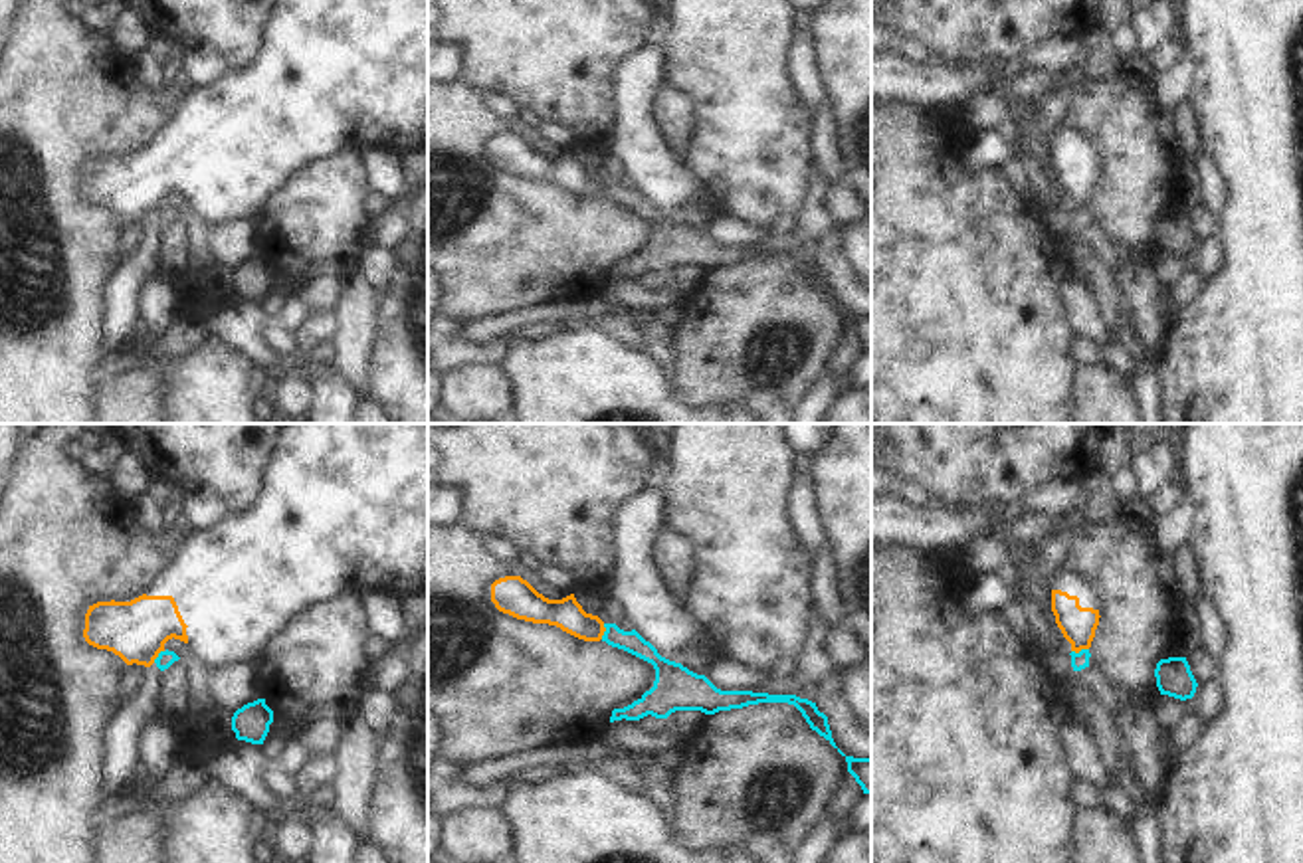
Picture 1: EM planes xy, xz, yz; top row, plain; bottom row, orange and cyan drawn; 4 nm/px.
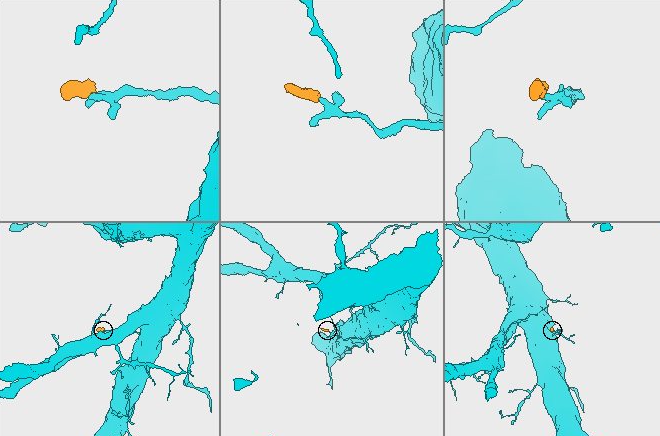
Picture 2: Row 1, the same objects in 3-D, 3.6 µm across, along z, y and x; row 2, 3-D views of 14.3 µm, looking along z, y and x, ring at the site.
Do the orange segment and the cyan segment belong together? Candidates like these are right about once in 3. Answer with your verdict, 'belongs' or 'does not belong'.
does not belong

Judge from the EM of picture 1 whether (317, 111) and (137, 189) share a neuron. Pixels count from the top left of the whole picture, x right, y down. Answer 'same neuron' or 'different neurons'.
same neuron

